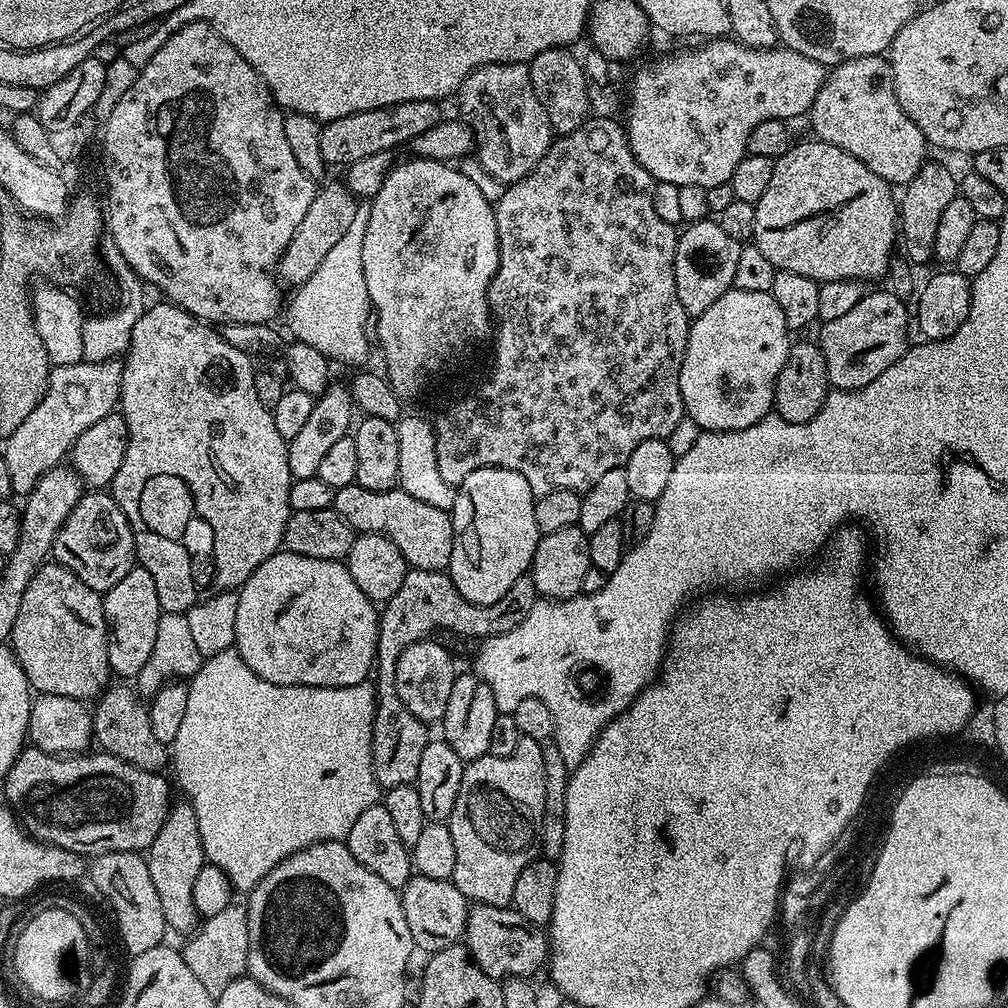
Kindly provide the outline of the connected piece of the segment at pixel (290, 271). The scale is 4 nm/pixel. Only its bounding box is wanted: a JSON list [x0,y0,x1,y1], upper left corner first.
[278,183,357,286]

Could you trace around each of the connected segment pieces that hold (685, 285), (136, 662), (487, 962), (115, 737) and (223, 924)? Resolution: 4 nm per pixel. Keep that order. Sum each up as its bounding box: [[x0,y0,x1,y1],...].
[[674,219,742,318],[103,566,162,678],[462,903,550,981],[91,683,170,774],[181,902,249,998]]

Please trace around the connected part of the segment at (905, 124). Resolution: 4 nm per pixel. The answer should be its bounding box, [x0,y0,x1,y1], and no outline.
[810,55,930,186]

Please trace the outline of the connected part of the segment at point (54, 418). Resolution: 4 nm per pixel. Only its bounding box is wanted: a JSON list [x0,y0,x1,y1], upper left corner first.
[3,359,124,494]

